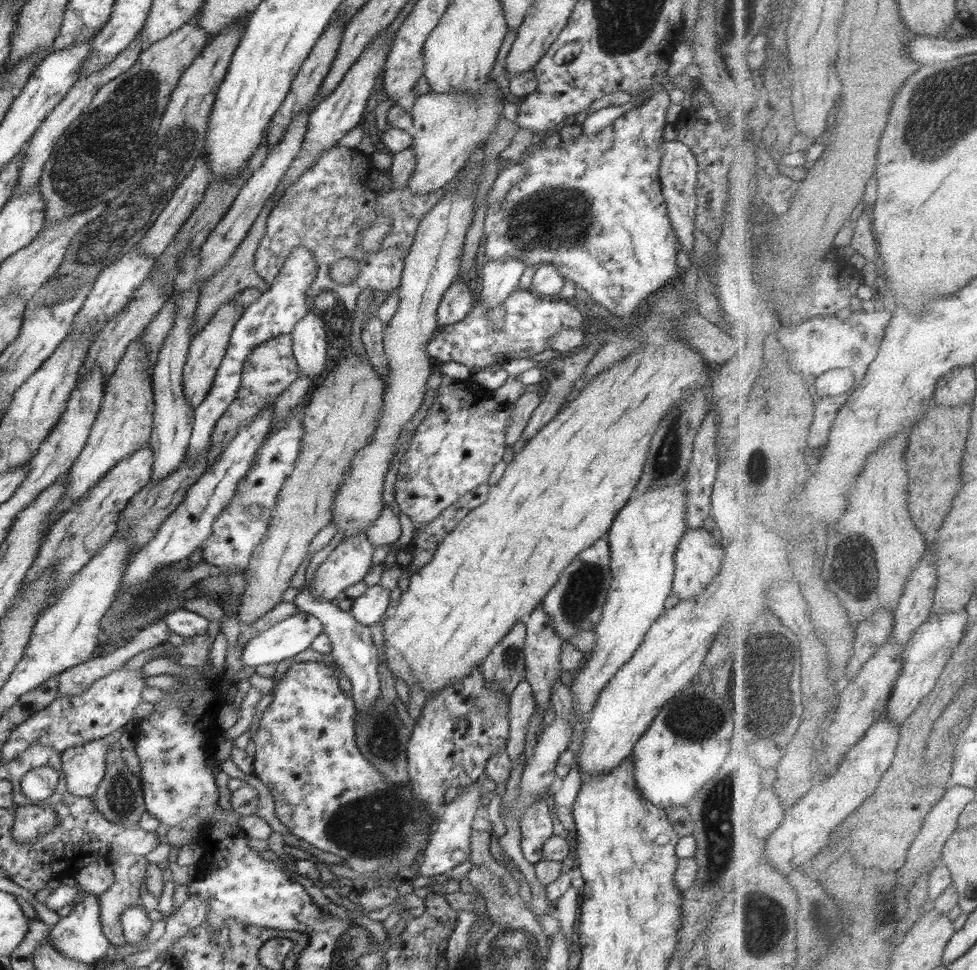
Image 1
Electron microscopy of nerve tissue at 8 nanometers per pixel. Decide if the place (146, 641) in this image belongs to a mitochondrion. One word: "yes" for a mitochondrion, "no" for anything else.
no

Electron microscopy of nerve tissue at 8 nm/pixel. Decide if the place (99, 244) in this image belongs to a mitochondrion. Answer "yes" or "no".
yes

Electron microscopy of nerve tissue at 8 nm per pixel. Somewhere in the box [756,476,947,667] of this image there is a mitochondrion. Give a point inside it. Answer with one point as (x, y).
(857, 557)

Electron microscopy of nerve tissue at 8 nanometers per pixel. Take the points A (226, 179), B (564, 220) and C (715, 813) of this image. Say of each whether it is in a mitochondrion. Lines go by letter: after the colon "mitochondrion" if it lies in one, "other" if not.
A: other
B: mitochondrion
C: mitochondrion

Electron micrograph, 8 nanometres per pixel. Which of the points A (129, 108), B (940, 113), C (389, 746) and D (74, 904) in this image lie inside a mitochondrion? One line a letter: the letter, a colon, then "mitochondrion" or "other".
A: mitochondrion
B: mitochondrion
C: mitochondrion
D: other

